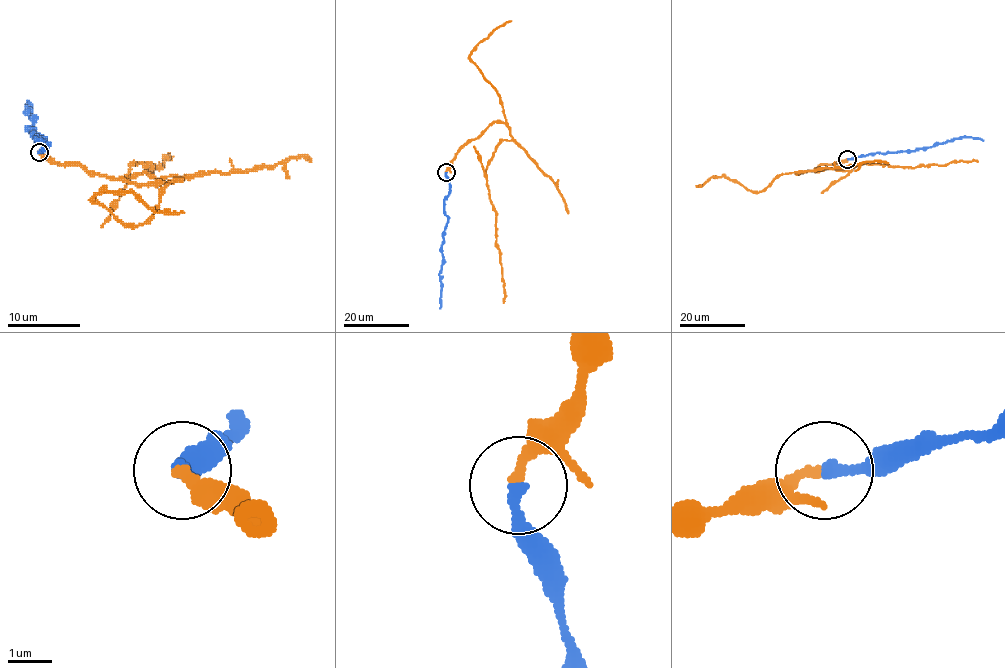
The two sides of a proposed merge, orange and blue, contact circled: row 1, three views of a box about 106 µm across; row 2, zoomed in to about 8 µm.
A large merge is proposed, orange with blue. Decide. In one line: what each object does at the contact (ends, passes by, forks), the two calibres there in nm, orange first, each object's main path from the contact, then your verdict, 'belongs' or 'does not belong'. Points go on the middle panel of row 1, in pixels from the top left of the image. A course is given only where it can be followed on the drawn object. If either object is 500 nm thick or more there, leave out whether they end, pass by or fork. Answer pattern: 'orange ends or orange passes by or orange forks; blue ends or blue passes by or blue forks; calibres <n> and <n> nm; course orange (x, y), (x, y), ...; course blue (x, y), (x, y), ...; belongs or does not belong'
orange ends; blue ends; calibres 260 and 280 nm; course orange (446, 172), (455, 154), (490, 125), (509, 127), (512, 139), (500, 143), (486, 170), (503, 303); course blue (446, 172), (450, 192), (444, 200), (447, 223), (441, 247), (439, 308); belongs

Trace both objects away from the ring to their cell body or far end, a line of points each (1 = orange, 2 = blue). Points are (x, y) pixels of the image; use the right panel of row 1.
1: (847, 159), (797, 173), (828, 168), (850, 171), (864, 163), (912, 167), (978, 162)
2: (847, 159), (875, 153), (913, 151), (962, 137), (983, 140)

